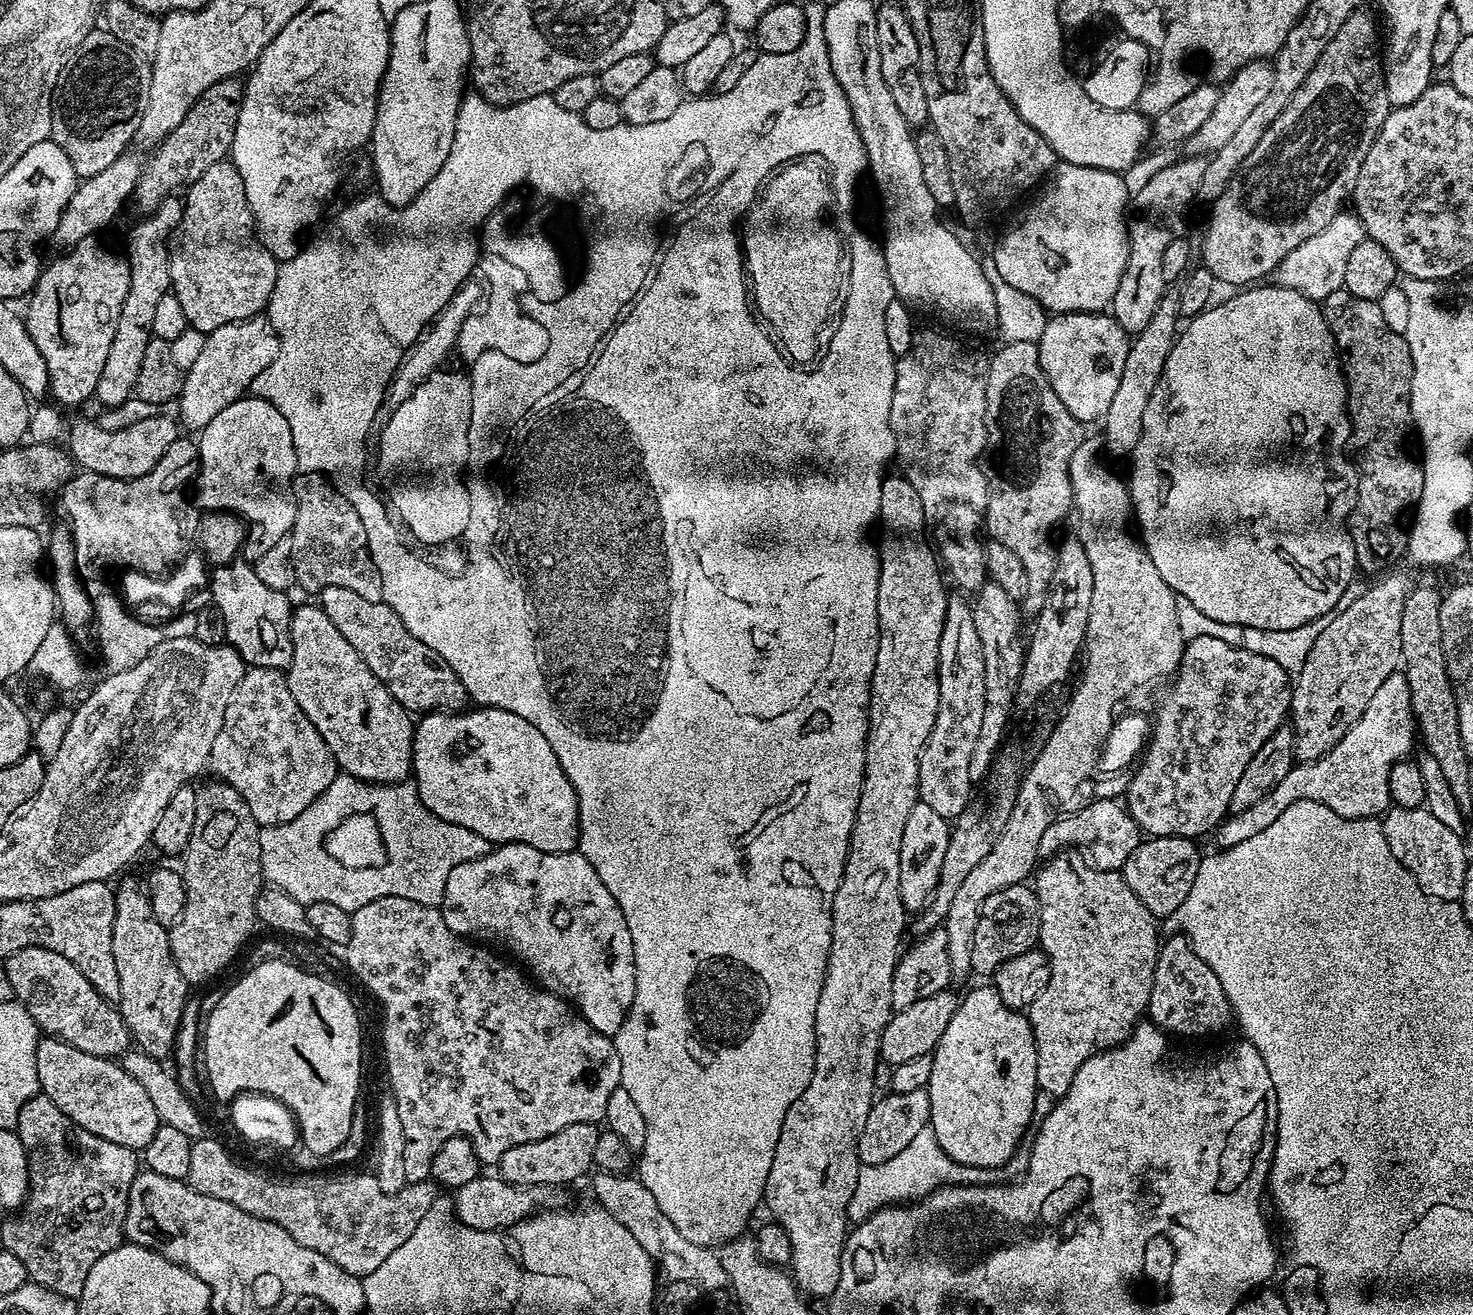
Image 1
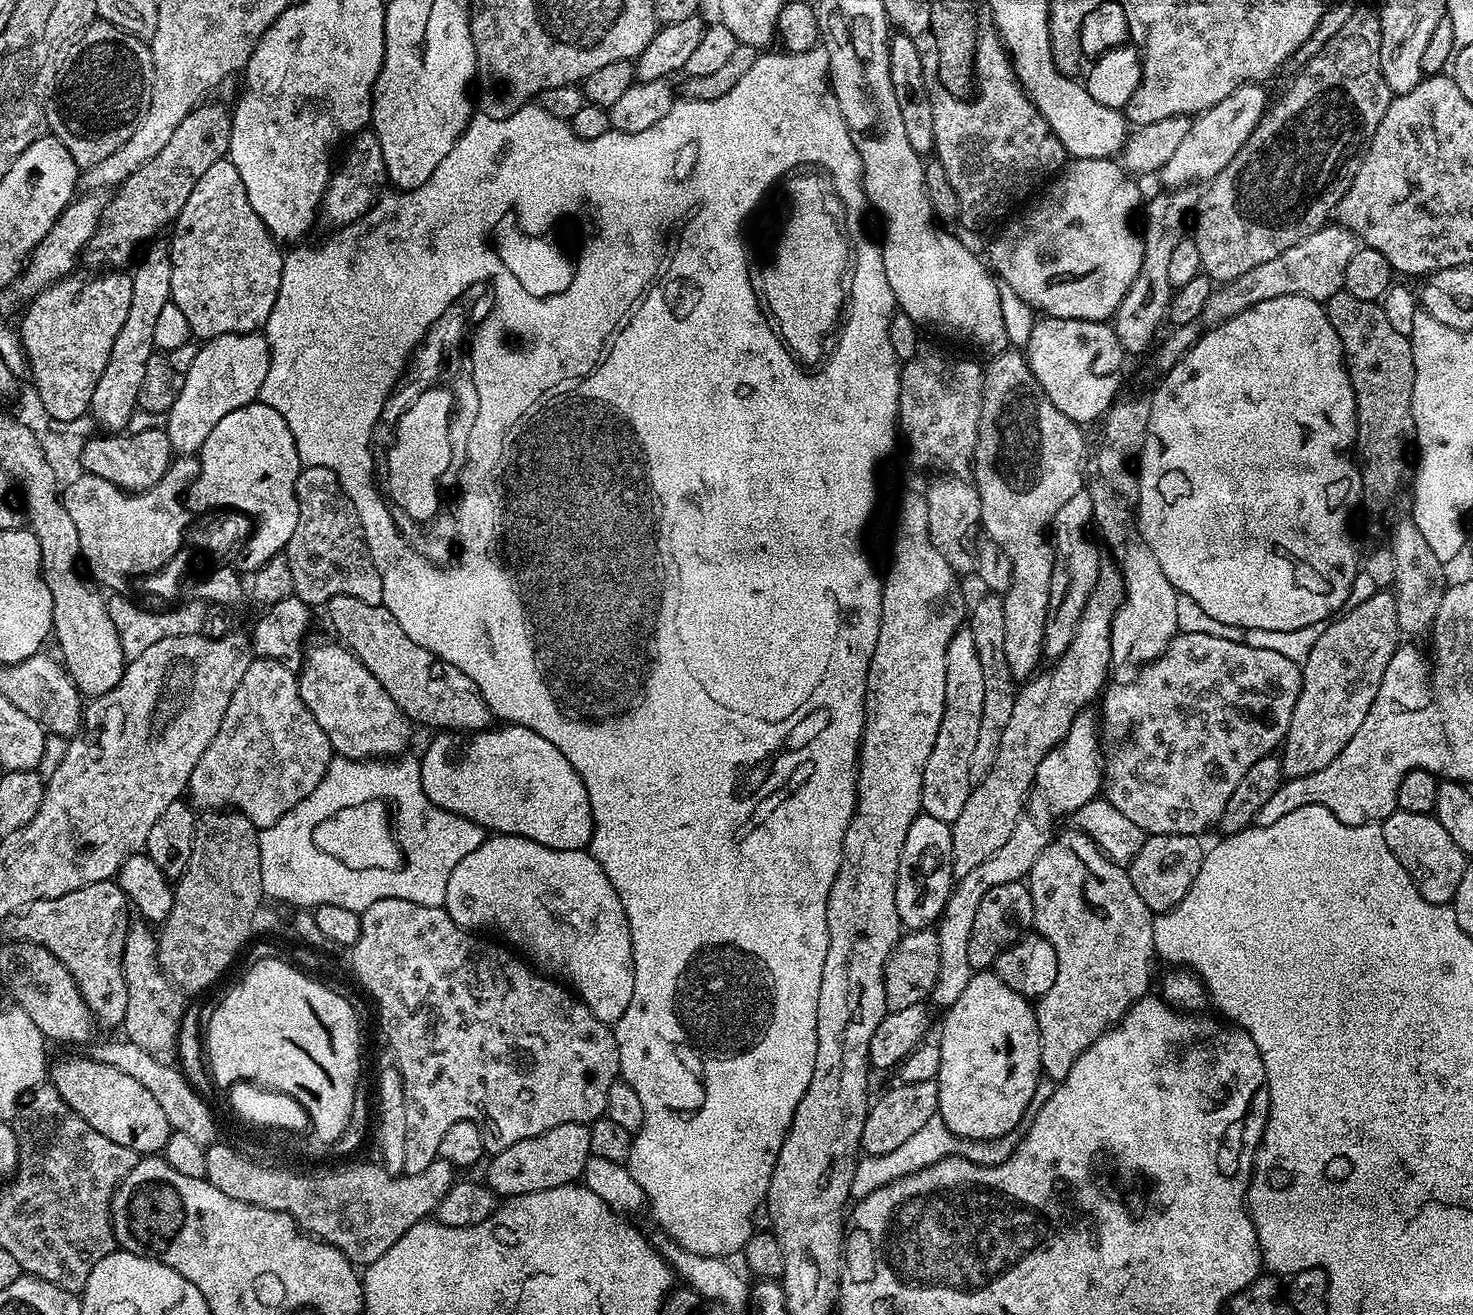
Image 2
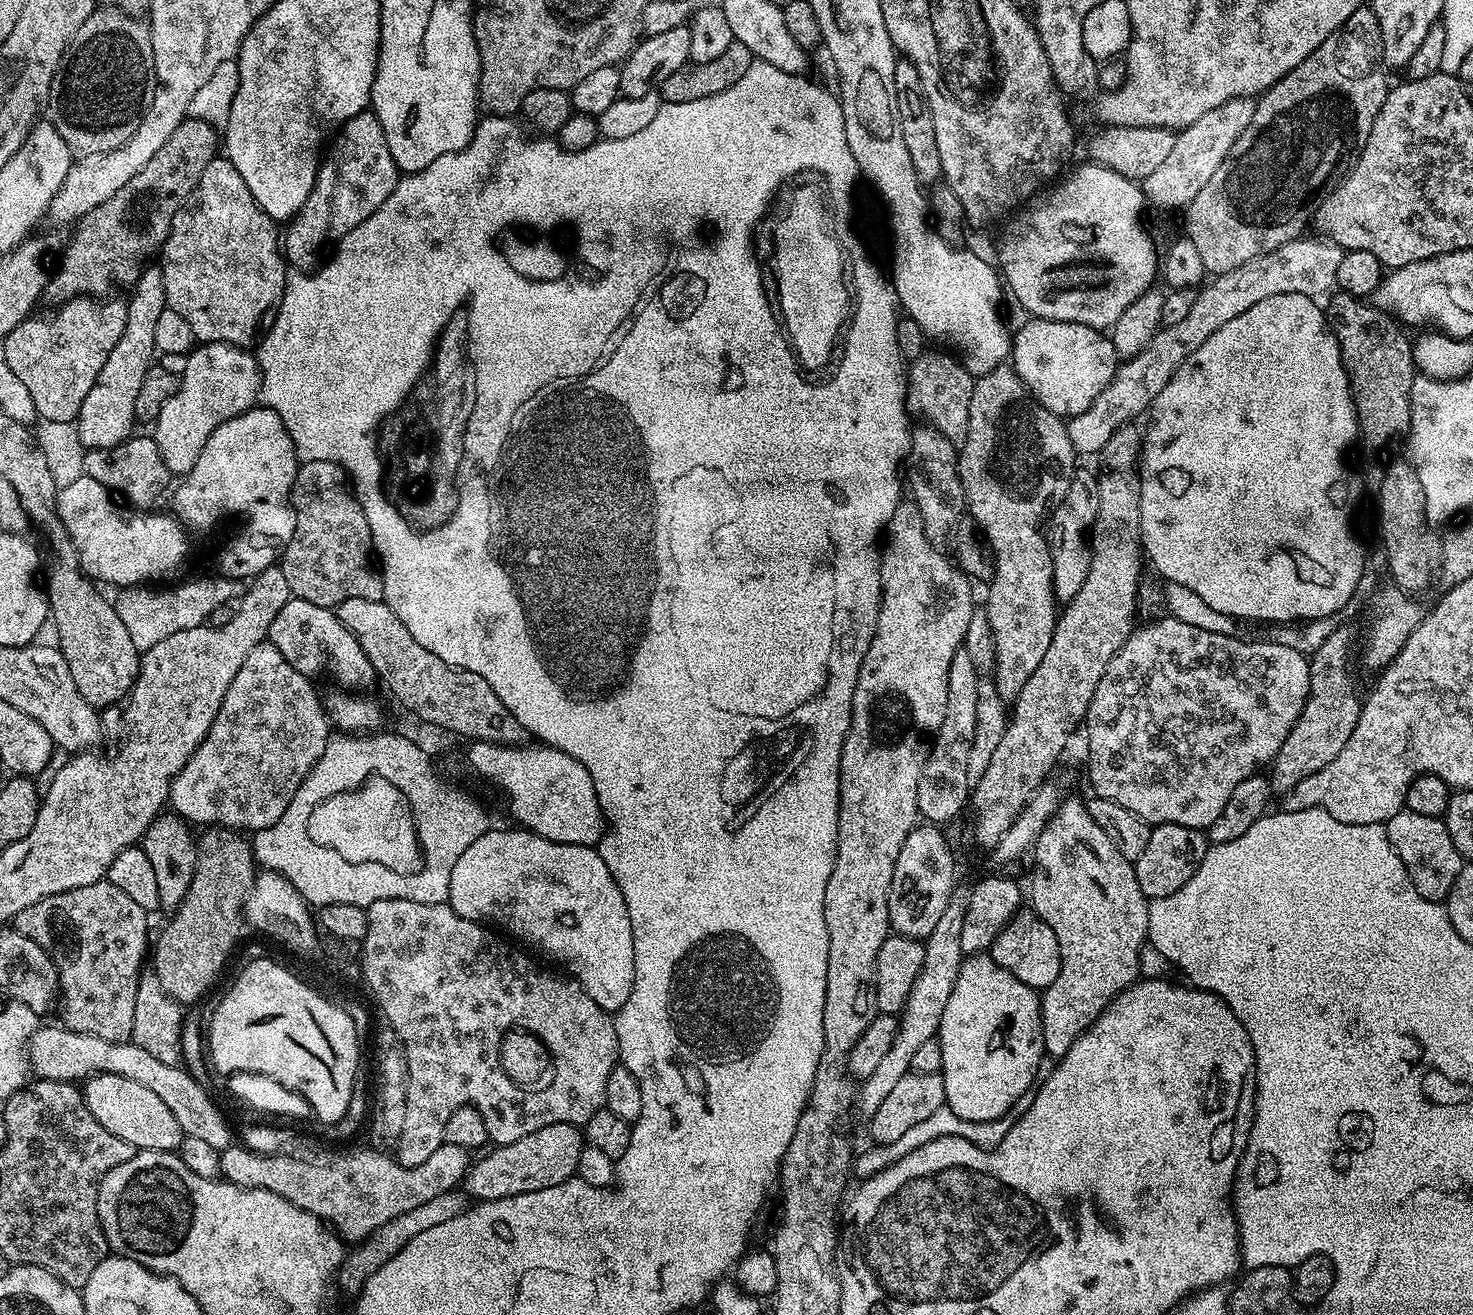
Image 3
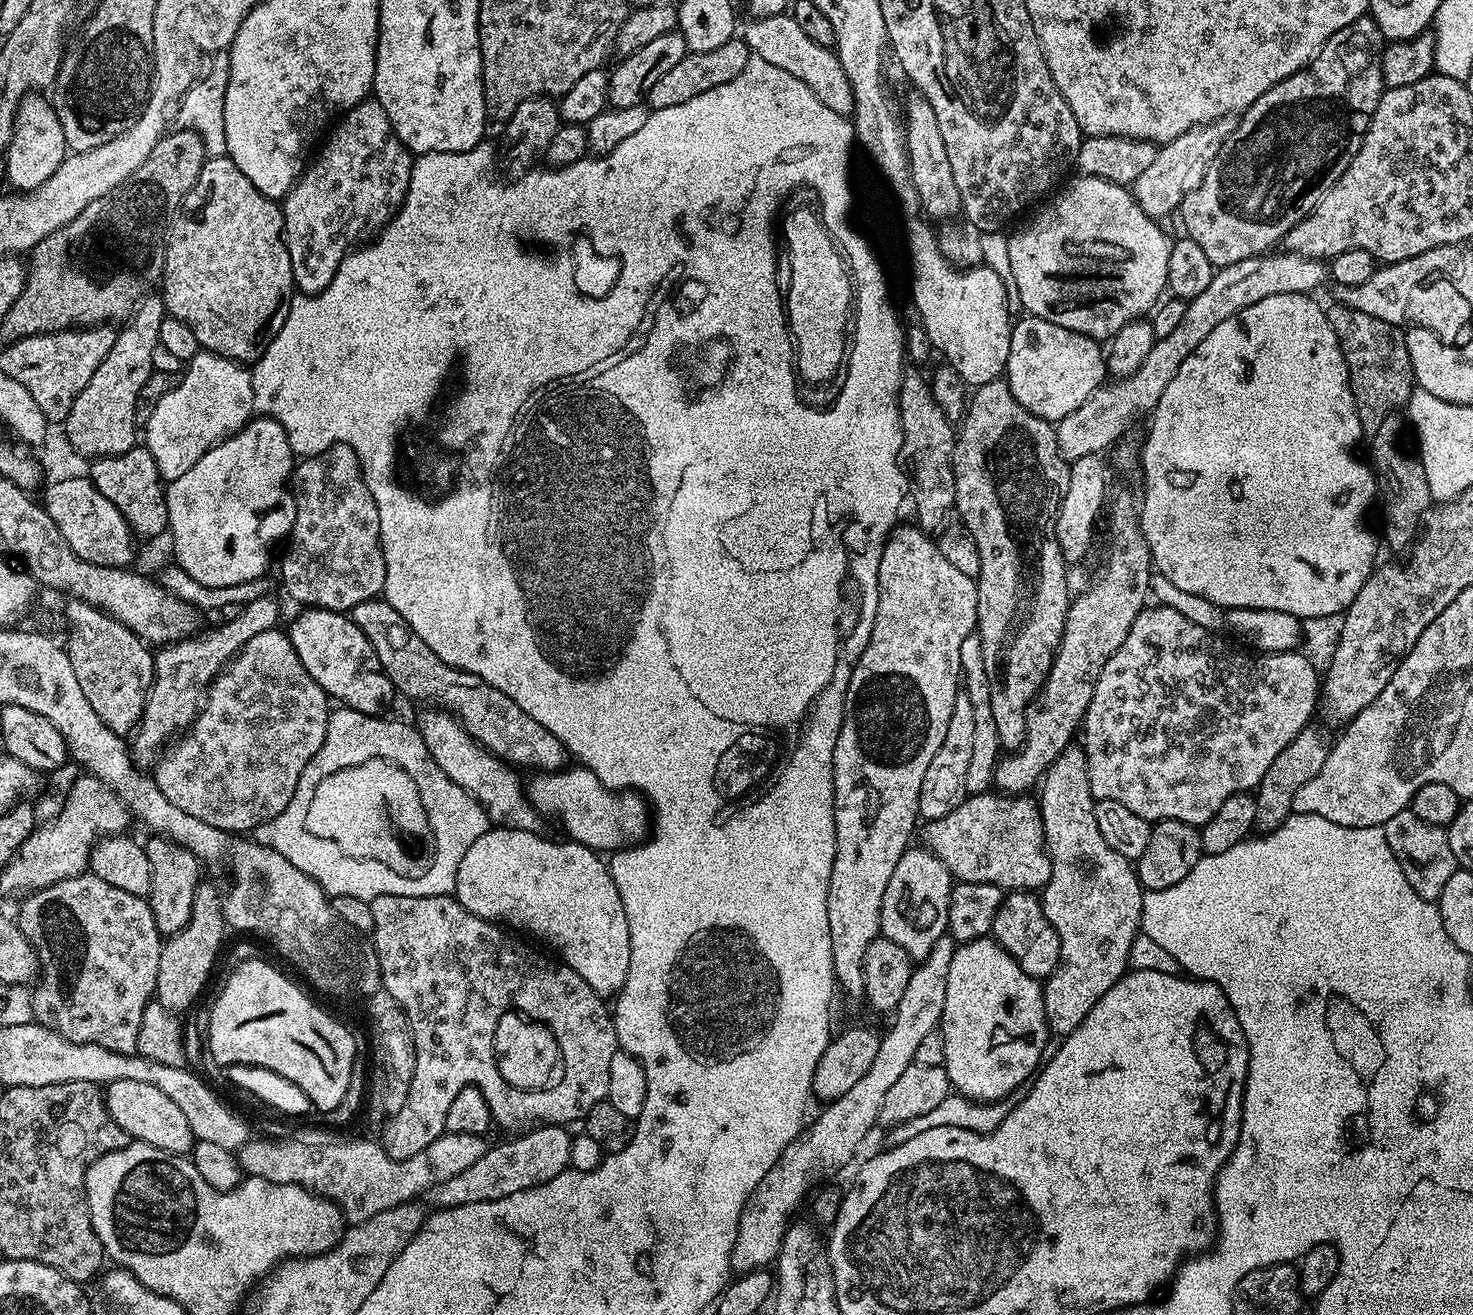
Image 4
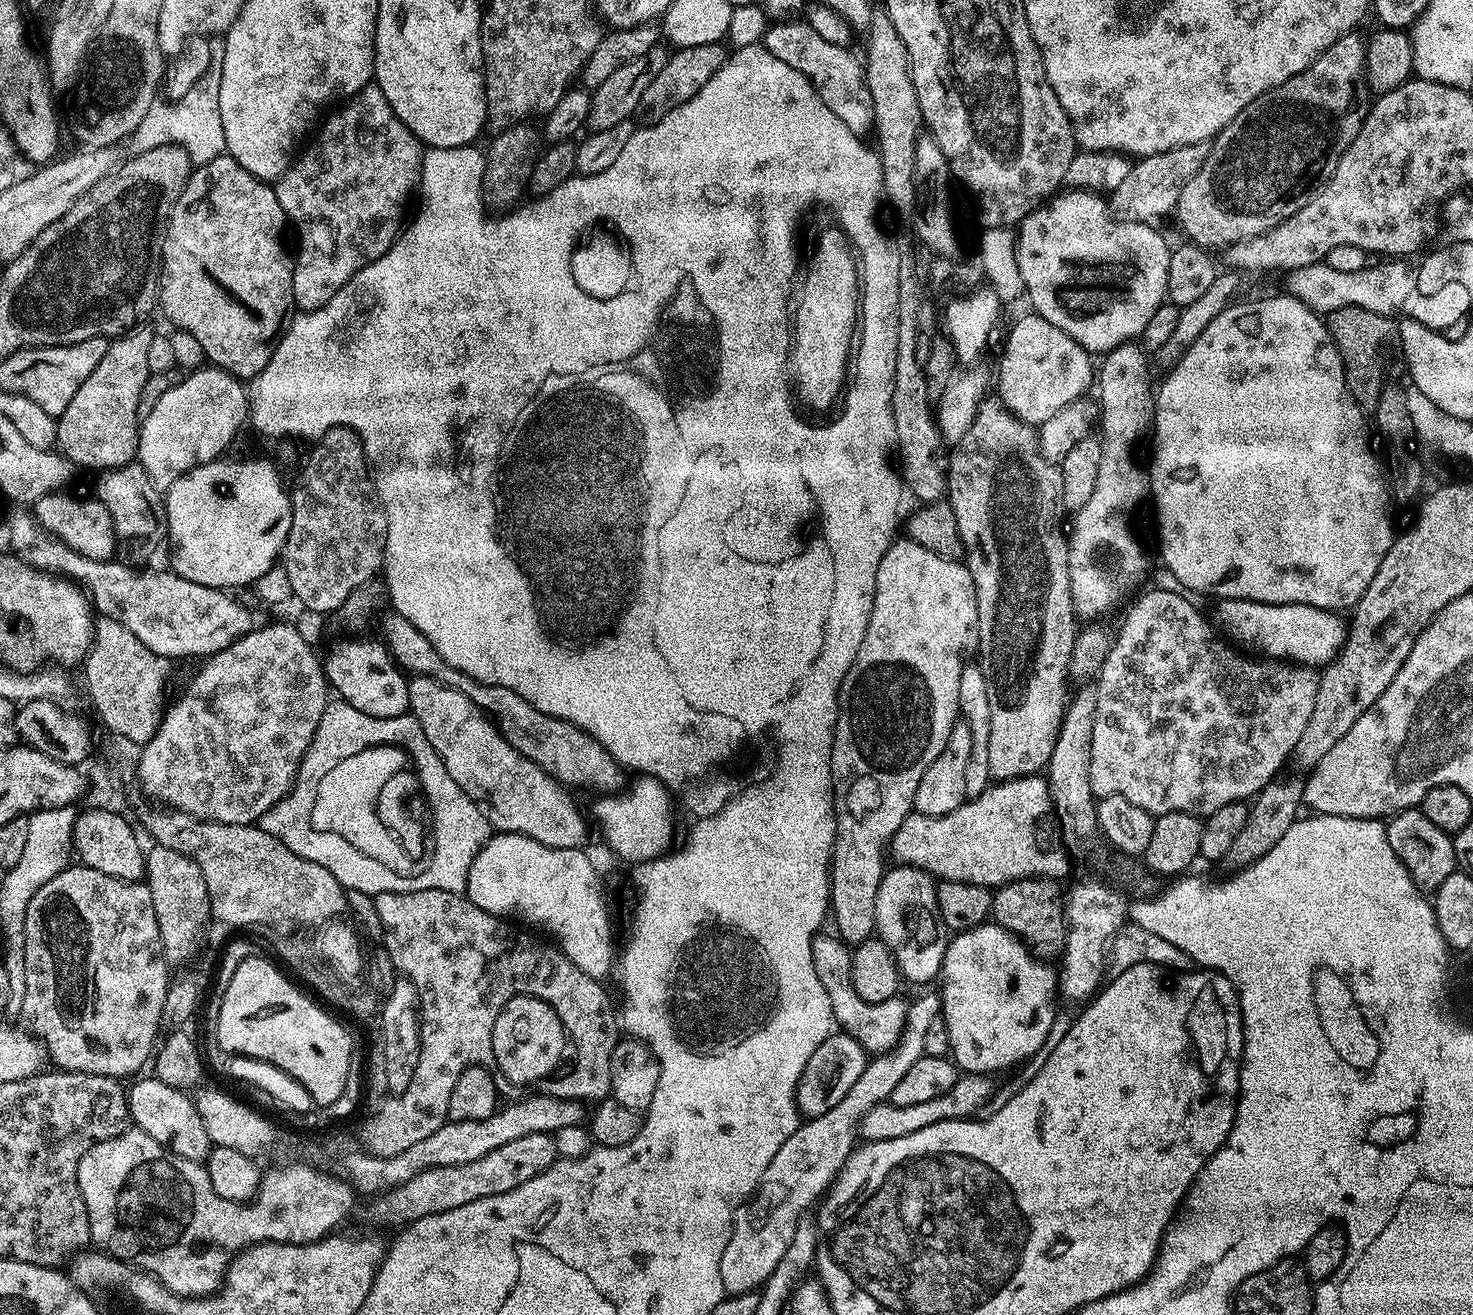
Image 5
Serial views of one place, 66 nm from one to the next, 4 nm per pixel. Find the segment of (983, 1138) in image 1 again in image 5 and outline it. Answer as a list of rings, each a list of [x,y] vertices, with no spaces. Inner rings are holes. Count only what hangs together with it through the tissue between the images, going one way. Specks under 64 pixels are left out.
[[[995,922],[979,924],[969,932],[957,932],[949,939],[942,969],[944,988],[939,993],[950,1034],[950,1056],[961,1073],[1004,1072],[1030,1059],[1044,1043],[1049,1043],[1048,1035],[1056,1020],[1058,976],[1048,967],[1047,963],[1035,959],[1018,937]]]

